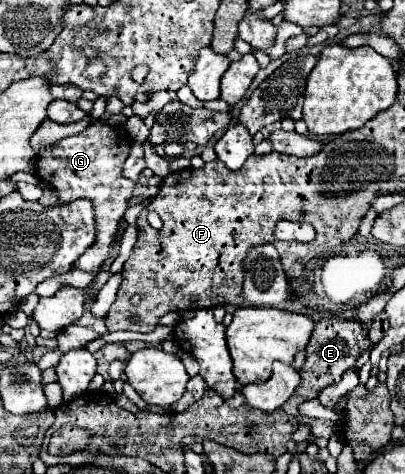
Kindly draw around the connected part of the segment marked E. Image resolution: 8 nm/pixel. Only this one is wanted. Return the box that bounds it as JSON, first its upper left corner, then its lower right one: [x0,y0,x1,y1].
[283,314,373,416]

